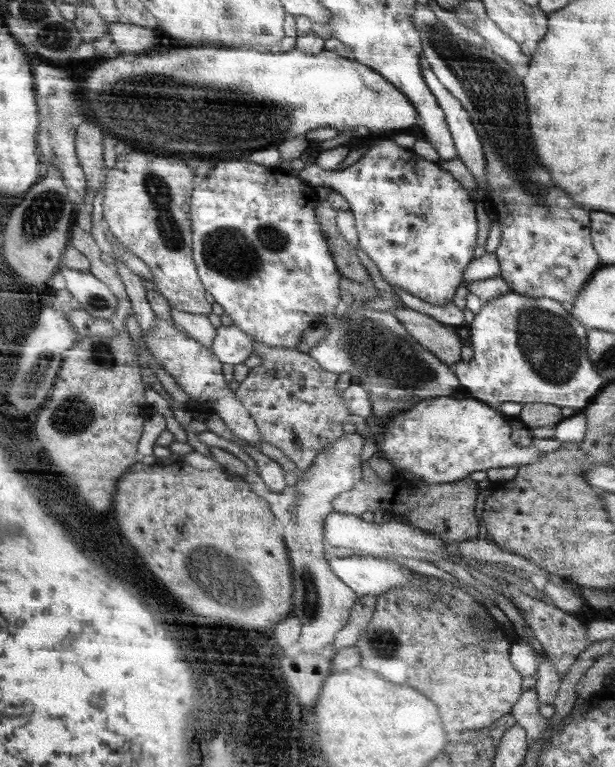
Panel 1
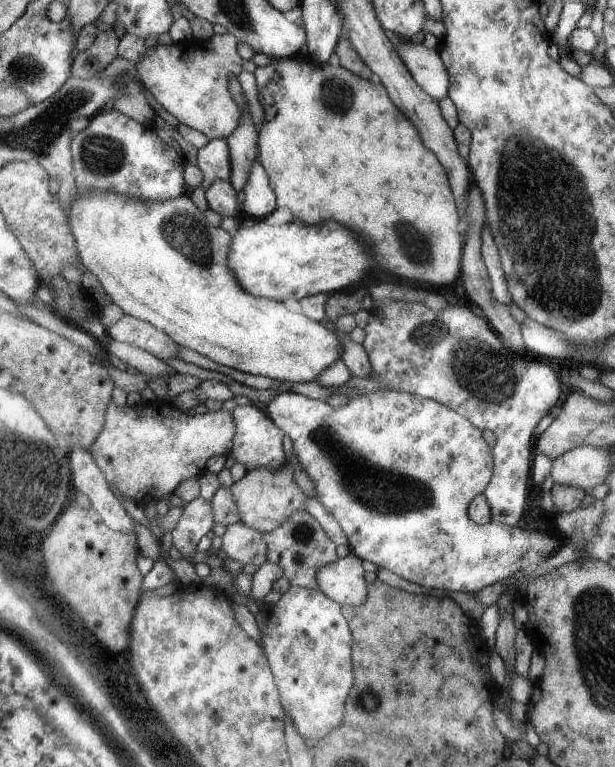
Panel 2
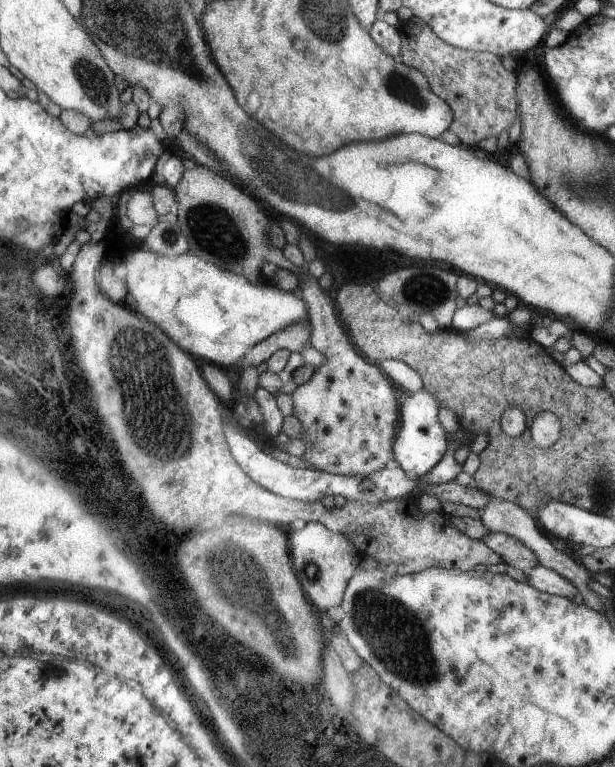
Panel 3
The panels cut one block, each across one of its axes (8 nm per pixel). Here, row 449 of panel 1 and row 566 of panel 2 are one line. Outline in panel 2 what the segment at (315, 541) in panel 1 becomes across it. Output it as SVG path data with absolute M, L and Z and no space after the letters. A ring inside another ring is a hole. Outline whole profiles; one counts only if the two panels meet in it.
M352 552L328 566L322 566L318 570L316 584L325 595L343 606L364 604L369 596L362 559Z

